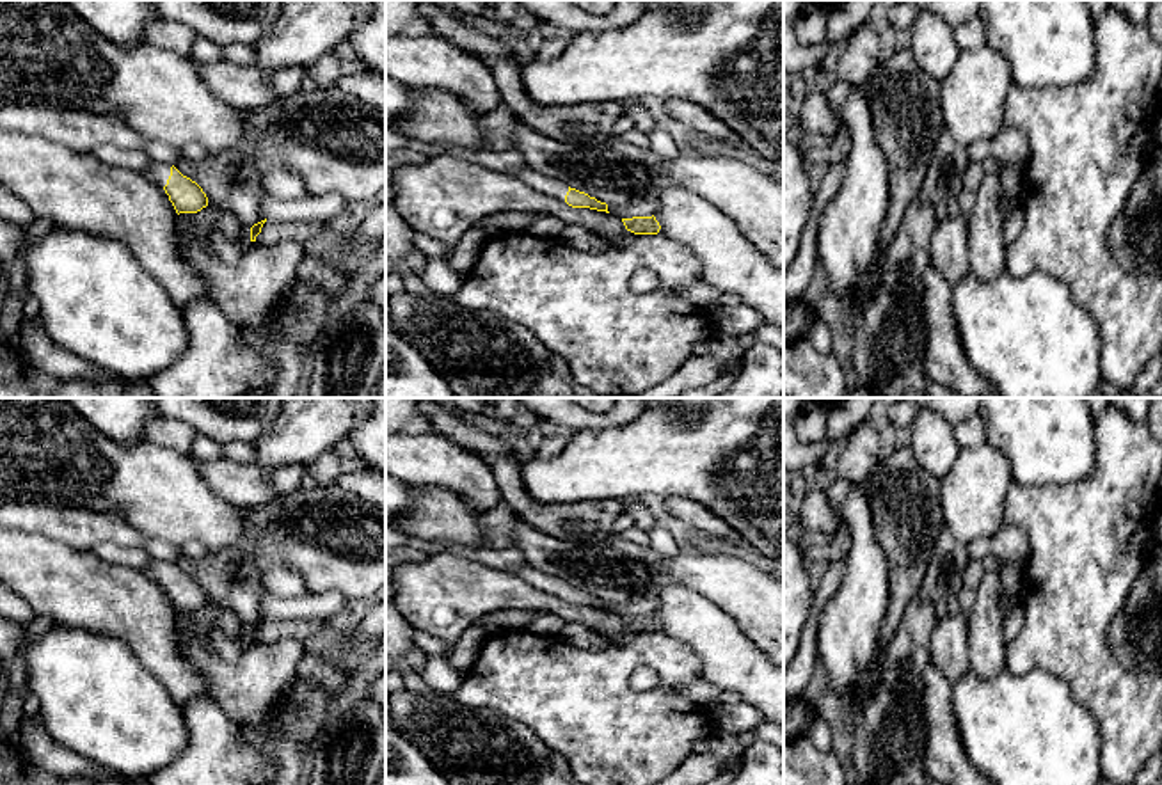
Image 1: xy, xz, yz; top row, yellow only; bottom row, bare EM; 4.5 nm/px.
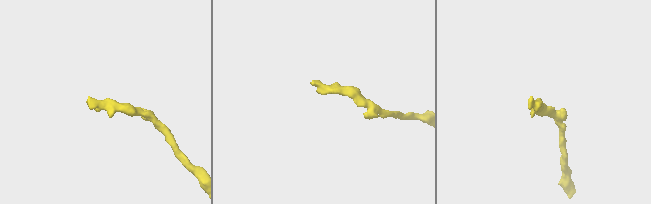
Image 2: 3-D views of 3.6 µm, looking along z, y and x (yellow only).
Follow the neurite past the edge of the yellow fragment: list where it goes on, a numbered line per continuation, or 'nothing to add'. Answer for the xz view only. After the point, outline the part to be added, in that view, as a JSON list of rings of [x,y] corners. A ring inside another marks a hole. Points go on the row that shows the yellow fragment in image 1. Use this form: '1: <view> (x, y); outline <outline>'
1: xz (532, 178); outline [[[528,165],[512,170],[512,174],[515,178],[519,178],[521,181],[524,181],[528,186],[565,202],[565,195],[569,192],[569,186],[565,183],[554,181],[554,179],[533,170]]]

